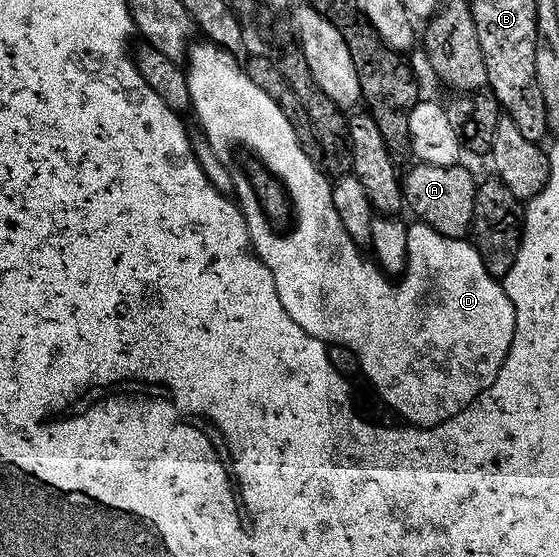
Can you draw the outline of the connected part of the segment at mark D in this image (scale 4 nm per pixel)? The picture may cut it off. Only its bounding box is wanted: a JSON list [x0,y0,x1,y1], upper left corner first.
[186,41,516,428]

